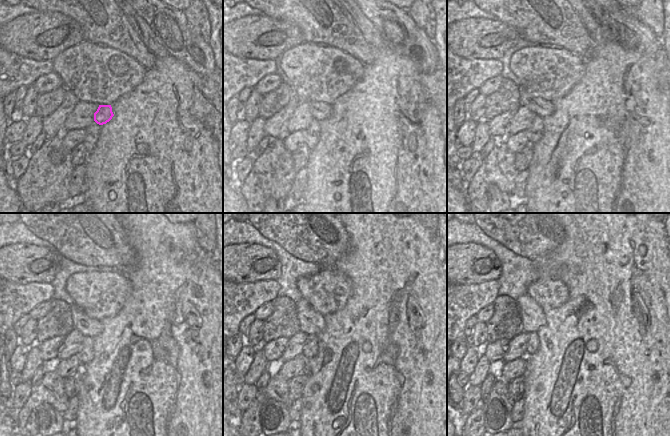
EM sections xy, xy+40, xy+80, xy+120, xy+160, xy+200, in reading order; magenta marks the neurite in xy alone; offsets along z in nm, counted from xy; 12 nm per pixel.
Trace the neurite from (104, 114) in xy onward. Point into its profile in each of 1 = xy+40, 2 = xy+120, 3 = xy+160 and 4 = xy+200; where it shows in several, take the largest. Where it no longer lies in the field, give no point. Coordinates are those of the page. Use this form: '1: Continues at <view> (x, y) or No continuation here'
1: Continues at xy+40 (320, 110)
2: Continues at xy+120 (90, 327)
3: Continues at xy+160 (310, 322)
4: Continues at xy+200 (532, 315)

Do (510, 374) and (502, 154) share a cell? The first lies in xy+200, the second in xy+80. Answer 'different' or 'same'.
different

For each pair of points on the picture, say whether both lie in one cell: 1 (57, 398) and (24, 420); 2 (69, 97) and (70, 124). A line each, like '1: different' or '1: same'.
1: same
2: different

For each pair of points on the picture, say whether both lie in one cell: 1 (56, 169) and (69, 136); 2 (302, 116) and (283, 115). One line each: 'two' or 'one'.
1: two
2: two

